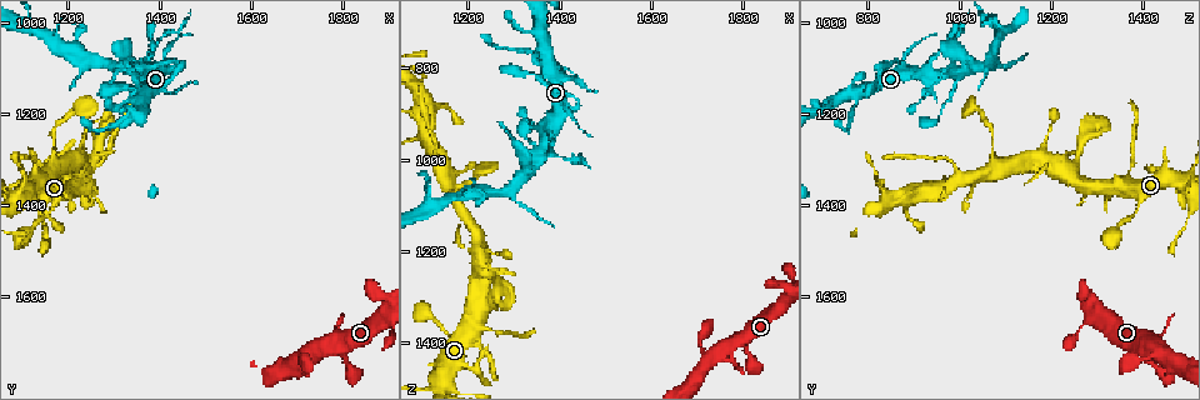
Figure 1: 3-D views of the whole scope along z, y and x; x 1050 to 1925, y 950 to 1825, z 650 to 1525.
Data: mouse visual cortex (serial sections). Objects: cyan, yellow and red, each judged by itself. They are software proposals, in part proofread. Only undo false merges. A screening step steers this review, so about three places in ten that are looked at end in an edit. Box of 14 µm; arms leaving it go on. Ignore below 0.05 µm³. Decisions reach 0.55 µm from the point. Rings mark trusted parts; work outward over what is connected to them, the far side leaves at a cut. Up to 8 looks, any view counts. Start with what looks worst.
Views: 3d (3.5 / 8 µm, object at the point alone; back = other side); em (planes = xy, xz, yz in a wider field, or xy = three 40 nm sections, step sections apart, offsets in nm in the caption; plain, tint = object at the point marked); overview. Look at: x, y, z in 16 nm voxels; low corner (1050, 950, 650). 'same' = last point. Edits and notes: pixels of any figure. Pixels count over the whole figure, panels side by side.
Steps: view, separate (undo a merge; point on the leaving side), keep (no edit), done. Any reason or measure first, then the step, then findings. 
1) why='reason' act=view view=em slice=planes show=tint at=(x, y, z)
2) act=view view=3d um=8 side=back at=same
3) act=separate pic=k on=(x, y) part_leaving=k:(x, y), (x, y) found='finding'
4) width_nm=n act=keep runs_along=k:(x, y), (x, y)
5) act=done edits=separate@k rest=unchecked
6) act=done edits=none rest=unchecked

why='small branch off a trunk' act=view view=3d um=3.5 at=(1360, 1105, 995)

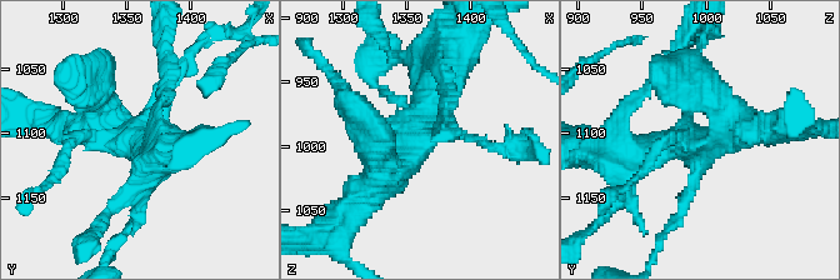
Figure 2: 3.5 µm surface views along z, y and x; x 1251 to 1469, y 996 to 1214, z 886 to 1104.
why='shape alone is not enough' act=view view=em slice=planes show=tint at=(1366, 1106, 990)

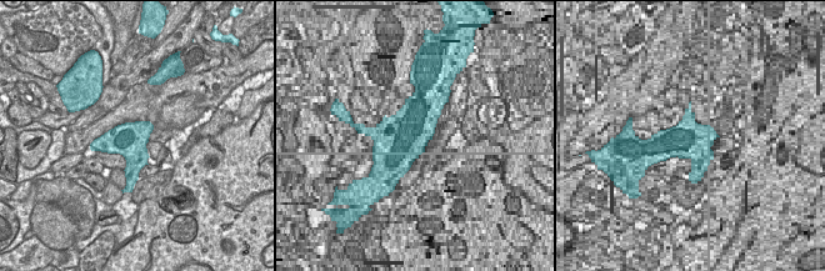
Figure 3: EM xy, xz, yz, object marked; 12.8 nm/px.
act=keep runs_along=2:(443, 58), (424, 135), (370, 195) found='continuous, no second cell'

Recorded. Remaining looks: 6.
why='narrows sharply' act=view view=3d um=3.5 at=(1170, 1265, 1075)

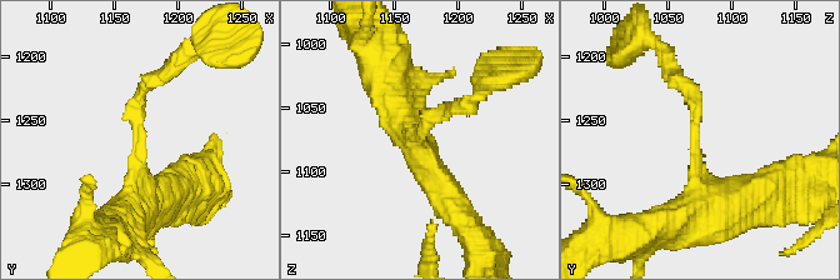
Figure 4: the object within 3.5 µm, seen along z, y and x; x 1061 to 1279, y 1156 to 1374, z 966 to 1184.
arm_widths_nm=200,350 why='now the EM' act=view view=em slice=xy step=2 show=tint at=(1166, 1266, 1070)

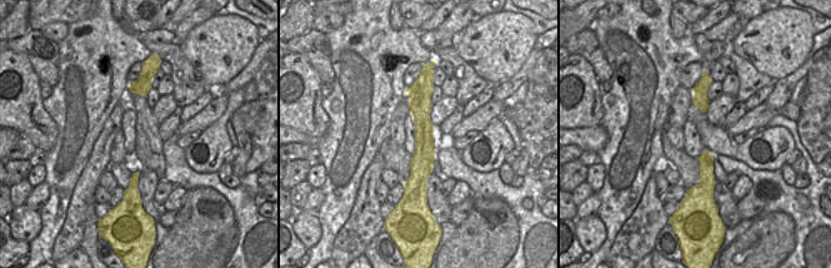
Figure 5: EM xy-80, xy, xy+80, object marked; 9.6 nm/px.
act=keep runs_along=4:(718, 206), (695, 180), (695, 95), (673, 76) found='all the same cell'

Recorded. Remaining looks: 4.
why='three-way junction' act=view view=3d um=8 at=(1235, 1085, 1065)

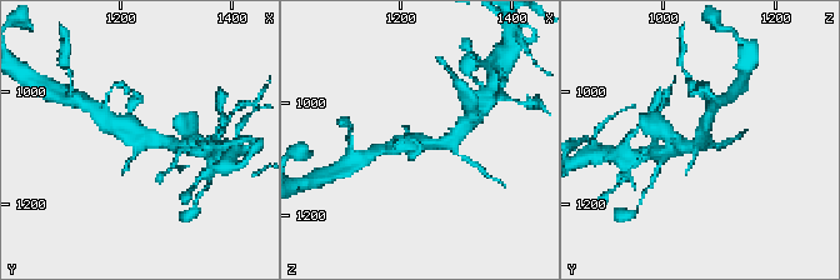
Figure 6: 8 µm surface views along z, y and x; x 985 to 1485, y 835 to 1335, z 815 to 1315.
why='closer look' act=view view=3d um=3.5 at=(1235, 1080, 1070)

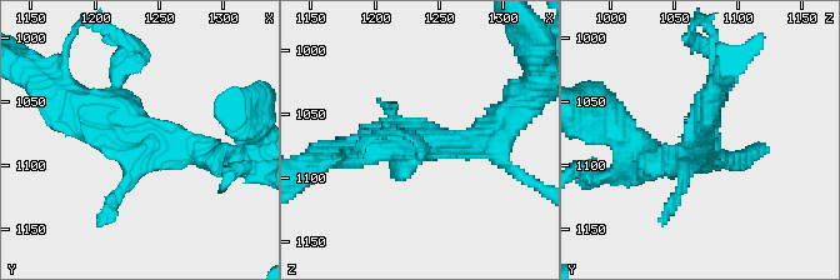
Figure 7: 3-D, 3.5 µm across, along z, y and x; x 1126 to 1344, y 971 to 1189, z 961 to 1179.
why='shape alone is not enough' act=view view=em slice=xy step=1 show=tint at=(1230, 1080, 1070)

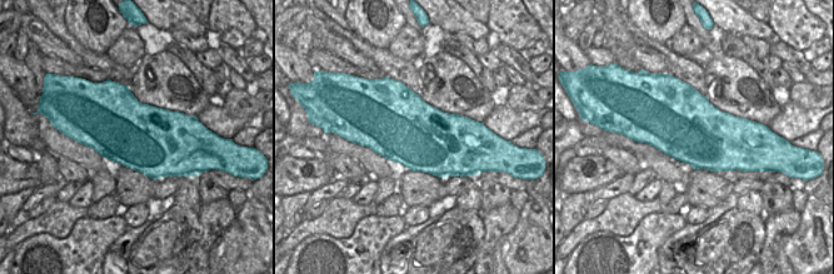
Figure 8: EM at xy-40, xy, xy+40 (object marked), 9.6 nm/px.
act=keep runs_along=7:(211, 155), (120, 140), (66, 94) found='one cell here'

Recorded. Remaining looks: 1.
act=done edits=none rest=unchecked

